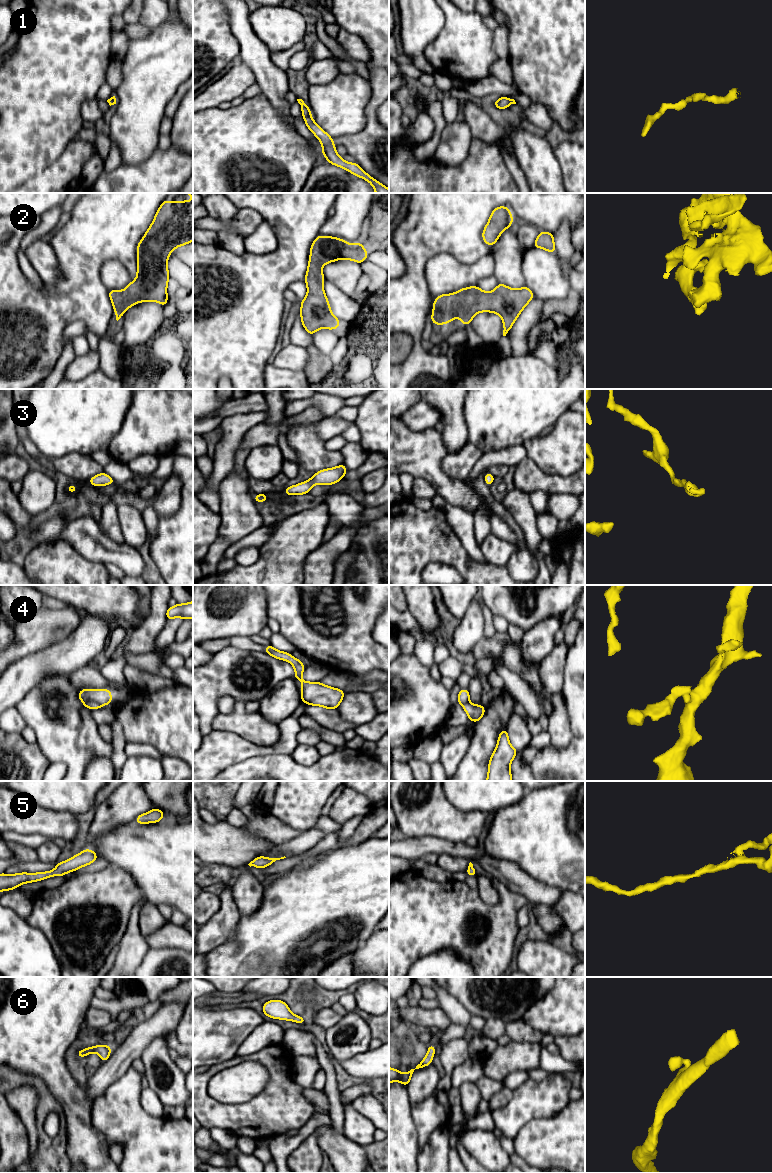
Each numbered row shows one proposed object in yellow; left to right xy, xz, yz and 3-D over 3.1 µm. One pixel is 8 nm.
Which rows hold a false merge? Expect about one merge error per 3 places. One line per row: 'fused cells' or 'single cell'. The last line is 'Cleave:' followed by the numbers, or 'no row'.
1: single cell
2: single cell
3: single cell
4: single cell
5: single cell
6: single cell
Cleave: no row

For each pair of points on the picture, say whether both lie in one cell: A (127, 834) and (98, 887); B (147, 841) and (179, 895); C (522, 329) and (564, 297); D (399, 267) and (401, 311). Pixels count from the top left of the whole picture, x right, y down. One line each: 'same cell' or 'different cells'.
A: different cells
B: same cell
C: same cell
D: different cells

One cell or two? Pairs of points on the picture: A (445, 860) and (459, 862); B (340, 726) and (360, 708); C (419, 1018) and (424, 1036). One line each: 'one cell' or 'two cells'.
A: one cell
B: two cells
C: two cells

